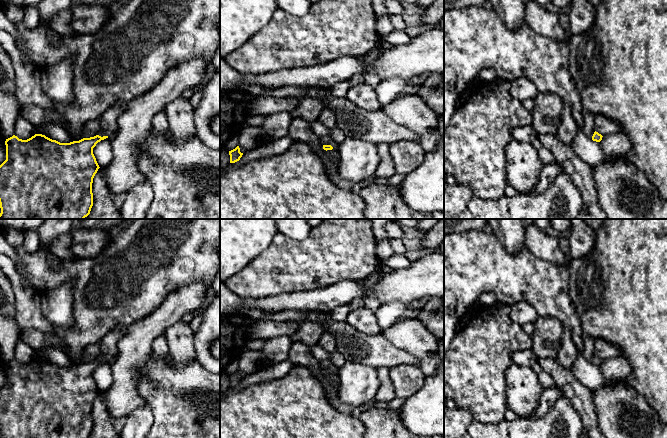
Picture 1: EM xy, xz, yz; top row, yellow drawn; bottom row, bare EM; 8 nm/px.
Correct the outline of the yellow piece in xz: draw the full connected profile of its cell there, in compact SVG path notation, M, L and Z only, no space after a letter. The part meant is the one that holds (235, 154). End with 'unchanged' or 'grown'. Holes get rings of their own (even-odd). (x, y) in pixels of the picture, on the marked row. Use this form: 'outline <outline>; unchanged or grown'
outline M237 146L235 149L229 151L229 155L230 155L230 163L235 163L240 160L243 153L240 152L240 148L239 146Z; unchanged

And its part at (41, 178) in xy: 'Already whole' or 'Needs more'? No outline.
Needs more

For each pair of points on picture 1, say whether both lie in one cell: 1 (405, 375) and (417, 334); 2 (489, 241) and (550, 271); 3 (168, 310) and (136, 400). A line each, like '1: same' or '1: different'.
1: different
2: same
3: same

